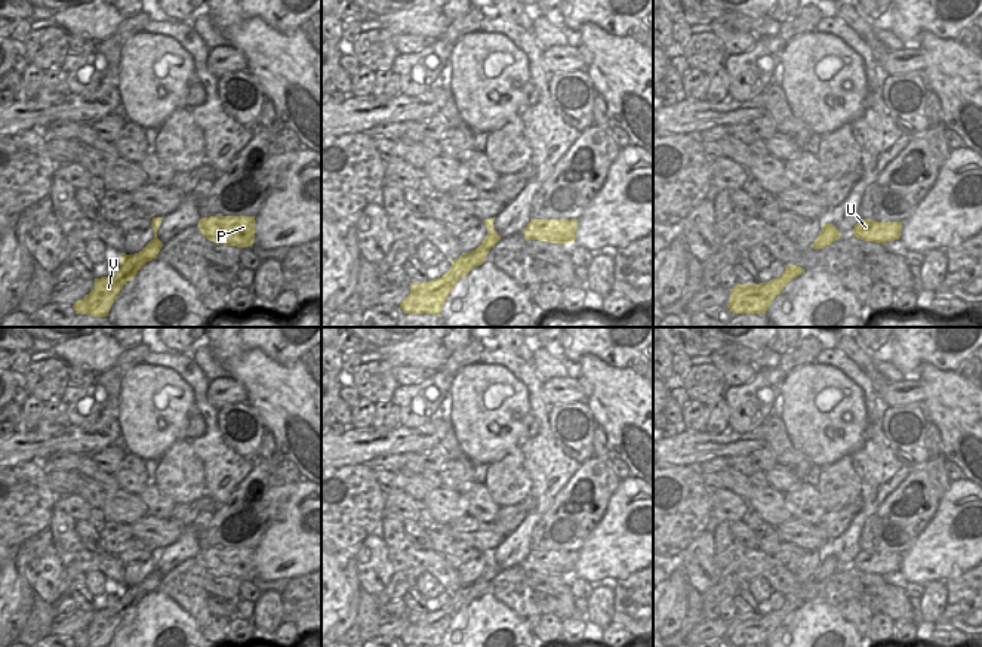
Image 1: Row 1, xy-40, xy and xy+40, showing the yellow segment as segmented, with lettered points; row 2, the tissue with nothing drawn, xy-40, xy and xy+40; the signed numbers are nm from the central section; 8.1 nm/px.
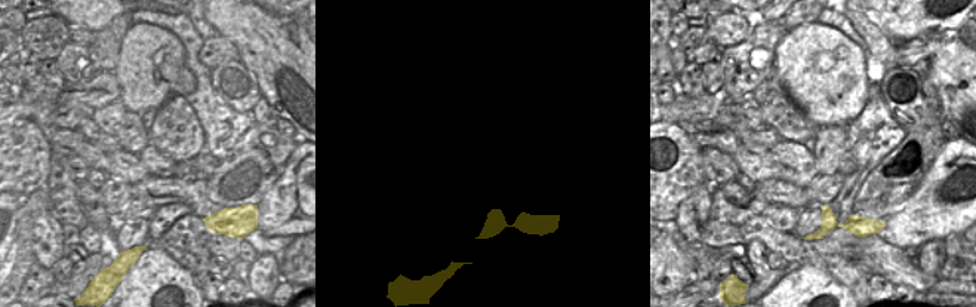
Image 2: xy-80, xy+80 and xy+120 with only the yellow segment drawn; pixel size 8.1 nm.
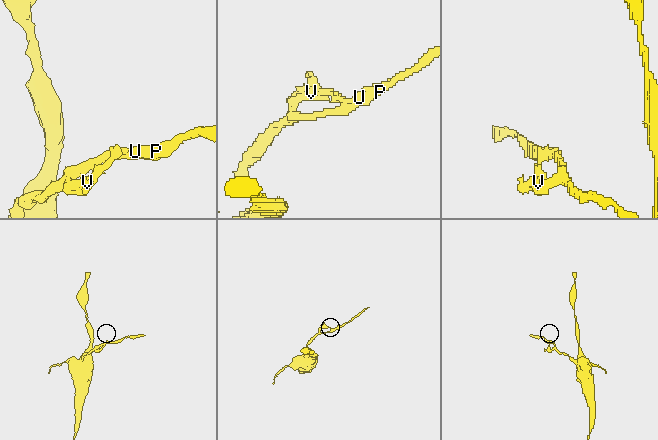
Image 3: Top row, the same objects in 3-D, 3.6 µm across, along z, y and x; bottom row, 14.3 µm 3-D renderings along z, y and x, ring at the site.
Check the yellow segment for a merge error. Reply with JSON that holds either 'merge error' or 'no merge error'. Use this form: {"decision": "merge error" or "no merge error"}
{"decision": "no merge error"}

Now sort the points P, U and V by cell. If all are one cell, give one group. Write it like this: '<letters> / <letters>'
P U V

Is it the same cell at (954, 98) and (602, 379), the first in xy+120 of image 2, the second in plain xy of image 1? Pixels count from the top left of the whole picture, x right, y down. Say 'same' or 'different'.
same

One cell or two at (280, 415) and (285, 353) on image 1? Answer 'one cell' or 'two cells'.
two cells

